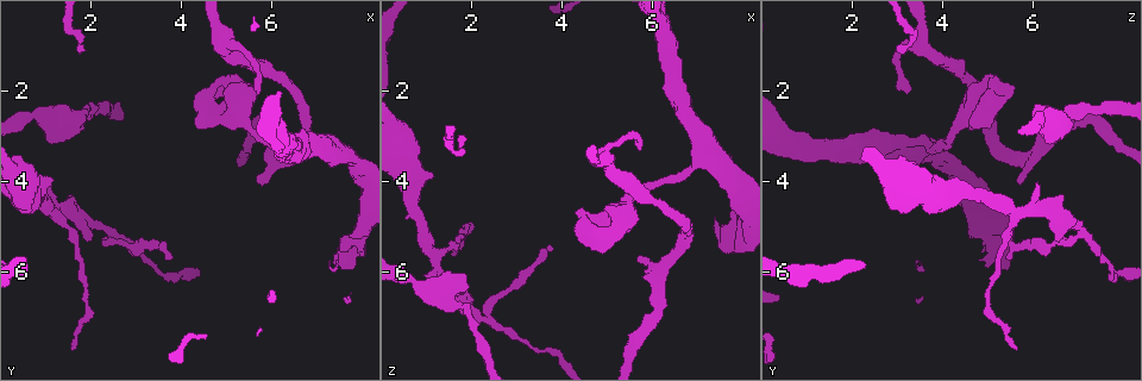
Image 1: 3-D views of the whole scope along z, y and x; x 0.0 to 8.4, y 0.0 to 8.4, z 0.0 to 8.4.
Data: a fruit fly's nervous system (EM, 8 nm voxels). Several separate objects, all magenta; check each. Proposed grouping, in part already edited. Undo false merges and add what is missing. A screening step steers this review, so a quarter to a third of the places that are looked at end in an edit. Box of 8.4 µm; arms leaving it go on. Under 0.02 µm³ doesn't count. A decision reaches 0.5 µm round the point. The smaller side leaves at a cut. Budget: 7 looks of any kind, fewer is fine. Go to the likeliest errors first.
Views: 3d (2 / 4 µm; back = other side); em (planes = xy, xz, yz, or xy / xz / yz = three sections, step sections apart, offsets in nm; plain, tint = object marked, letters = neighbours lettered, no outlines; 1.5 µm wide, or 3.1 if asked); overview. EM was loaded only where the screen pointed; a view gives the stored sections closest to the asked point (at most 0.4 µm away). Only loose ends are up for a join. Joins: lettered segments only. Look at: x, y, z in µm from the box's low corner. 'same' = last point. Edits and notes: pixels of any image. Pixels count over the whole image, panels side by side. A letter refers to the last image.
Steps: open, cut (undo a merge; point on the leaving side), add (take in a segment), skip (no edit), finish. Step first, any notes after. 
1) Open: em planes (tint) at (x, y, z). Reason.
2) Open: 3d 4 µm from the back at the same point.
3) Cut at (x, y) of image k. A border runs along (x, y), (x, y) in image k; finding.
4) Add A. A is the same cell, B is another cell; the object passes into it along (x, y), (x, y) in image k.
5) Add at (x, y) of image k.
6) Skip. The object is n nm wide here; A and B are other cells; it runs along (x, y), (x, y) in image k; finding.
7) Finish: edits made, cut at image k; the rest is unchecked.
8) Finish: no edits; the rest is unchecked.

Open: 3d 4 µm at (3.80, 5.75, 5.50). Thin end.

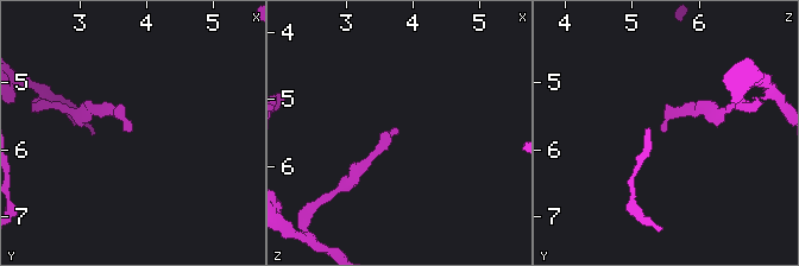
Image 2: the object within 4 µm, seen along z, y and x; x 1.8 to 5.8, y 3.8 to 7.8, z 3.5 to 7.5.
Open: em xy step 8 (letters) at (3.75, 5.75, 5.50). Shape alone is not enough.

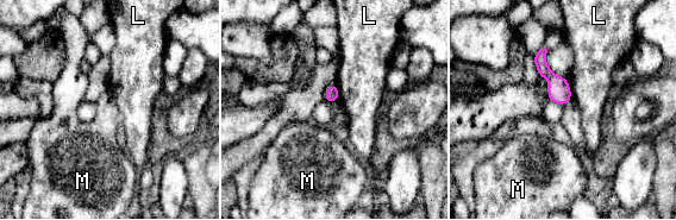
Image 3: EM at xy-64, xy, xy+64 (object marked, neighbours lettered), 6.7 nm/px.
Open: em planes (letters) at the same point.

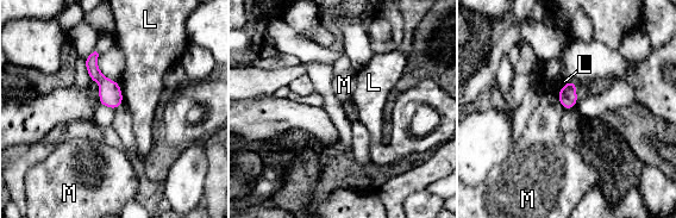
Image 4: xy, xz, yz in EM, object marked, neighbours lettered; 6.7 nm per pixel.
Skip. L and M are other cells; a border runs along (557, 98), (564, 108) in image 4; none of them fits.

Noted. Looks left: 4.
Open: 3d 2 µm at (1.60, 7.65, 5.65). Free end.

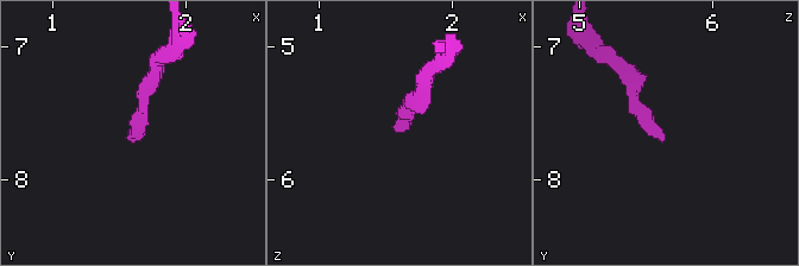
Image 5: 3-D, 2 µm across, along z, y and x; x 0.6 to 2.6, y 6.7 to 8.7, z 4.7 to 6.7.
Open: em xy step 8 (tint) at (1.64, 7.66, 5.64).

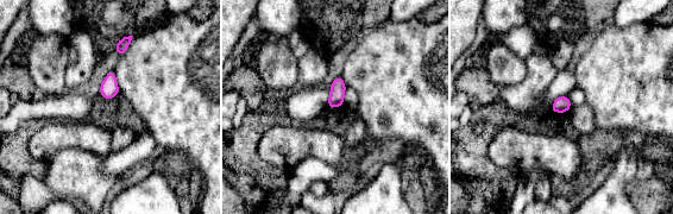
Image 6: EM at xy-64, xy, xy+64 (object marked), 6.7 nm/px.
Open: em planes (letters) at the same point. Another direction.

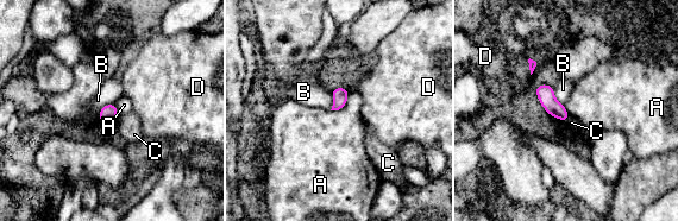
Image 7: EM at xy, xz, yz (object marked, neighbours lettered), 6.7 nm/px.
Skip. The object is 100 nm wide here; the longest contact is with A, 180 nm; A, B, C and D are other cells; none of them fits.

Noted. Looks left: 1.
Open: em planes (letters) at (1.55, 2.60, 6.65). Branch point.

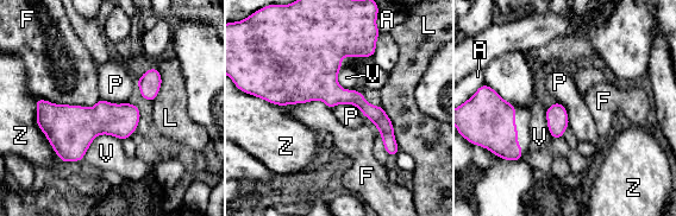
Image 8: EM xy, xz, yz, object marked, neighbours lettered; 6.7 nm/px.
Skip. A, F, L, P, V and Z are other cells; a border runs along (120, 139), (98, 134), (81, 162) in image 8; all the same neuron.

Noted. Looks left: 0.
Finish: no edits; the rest is unchecked.

